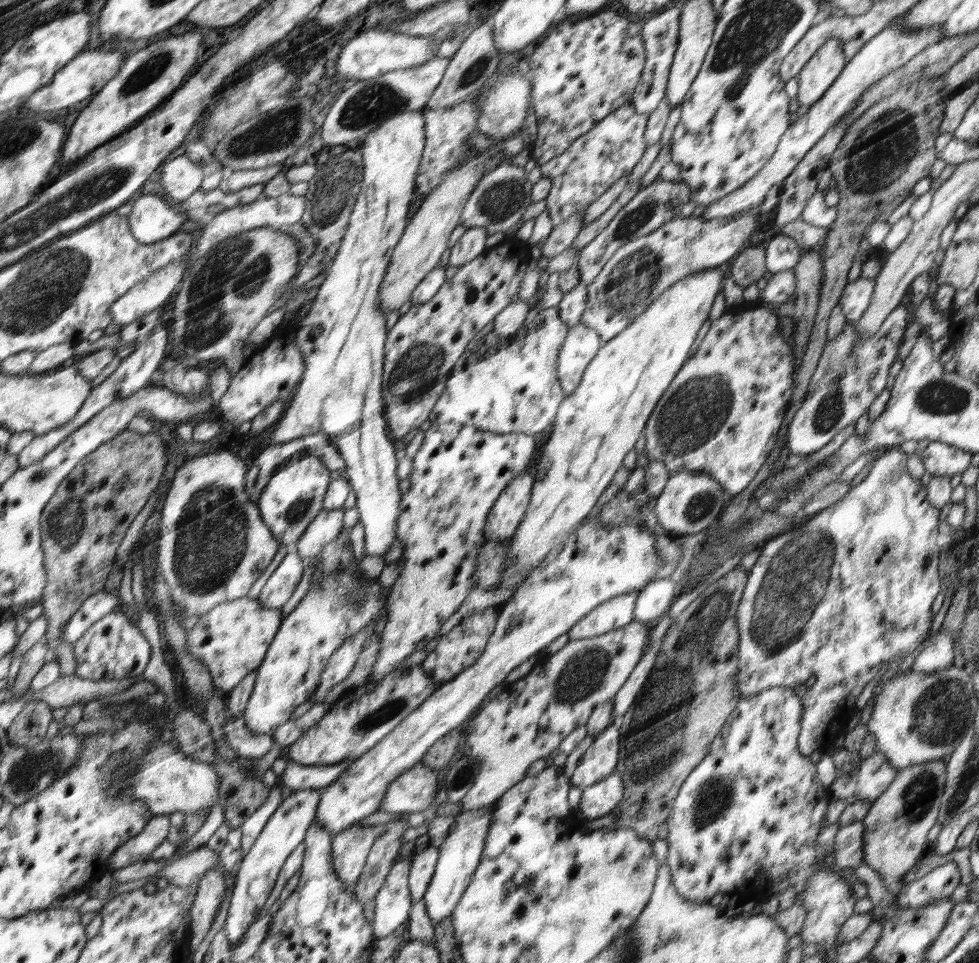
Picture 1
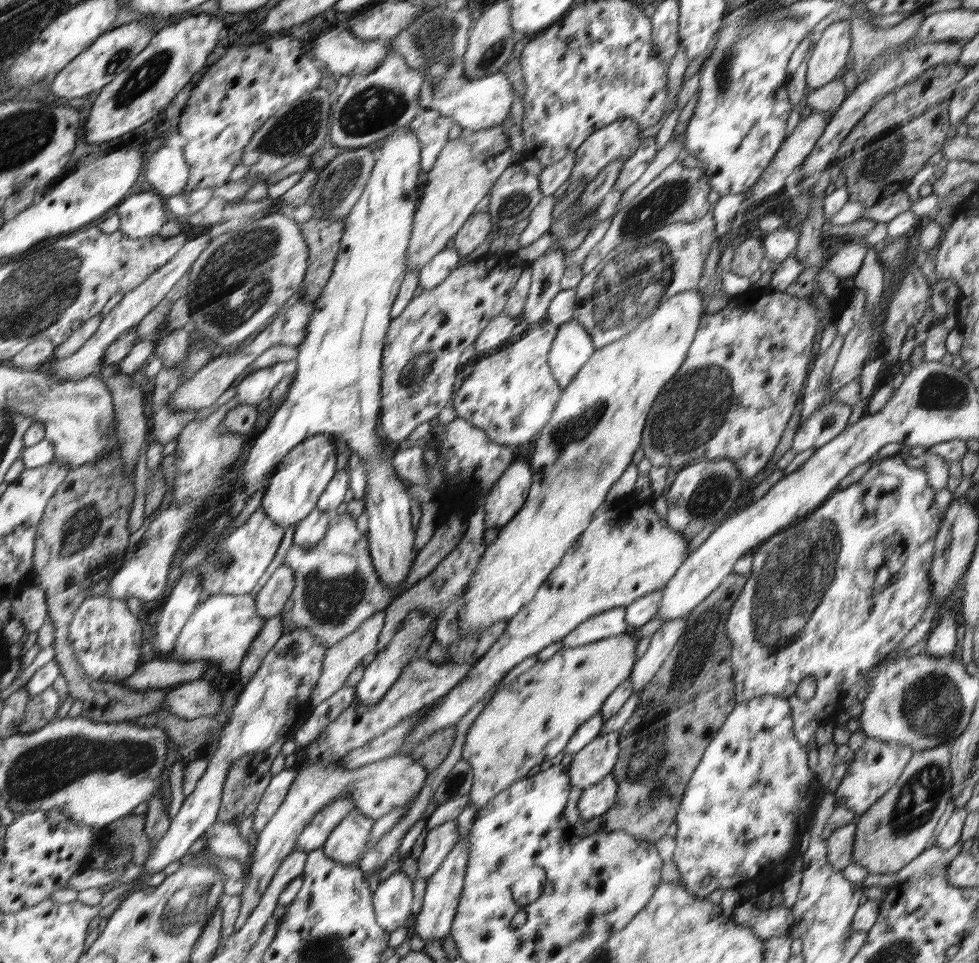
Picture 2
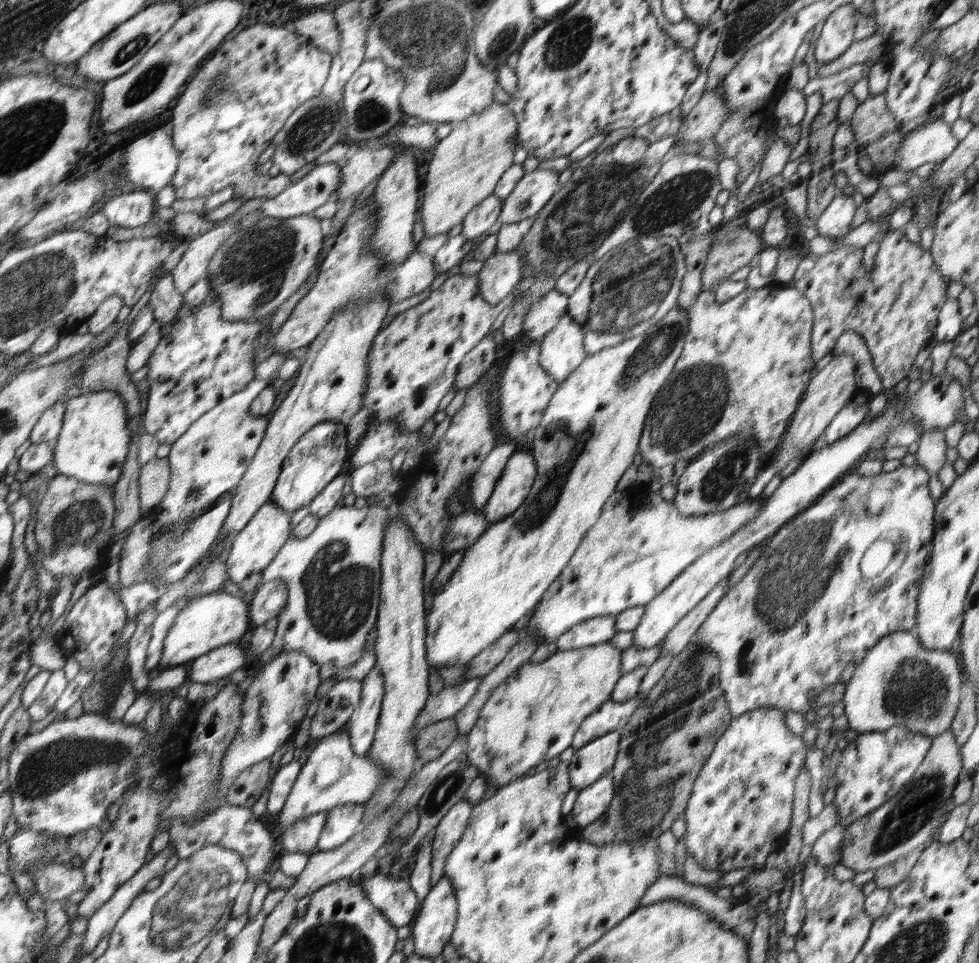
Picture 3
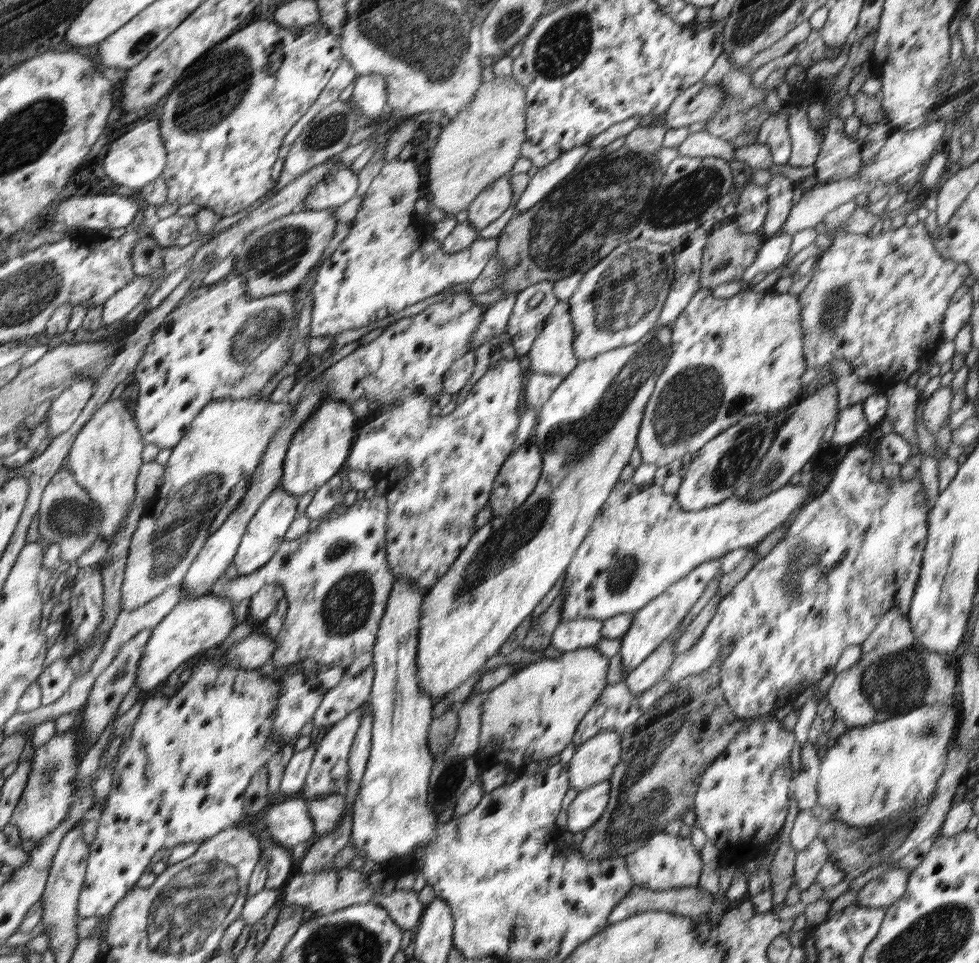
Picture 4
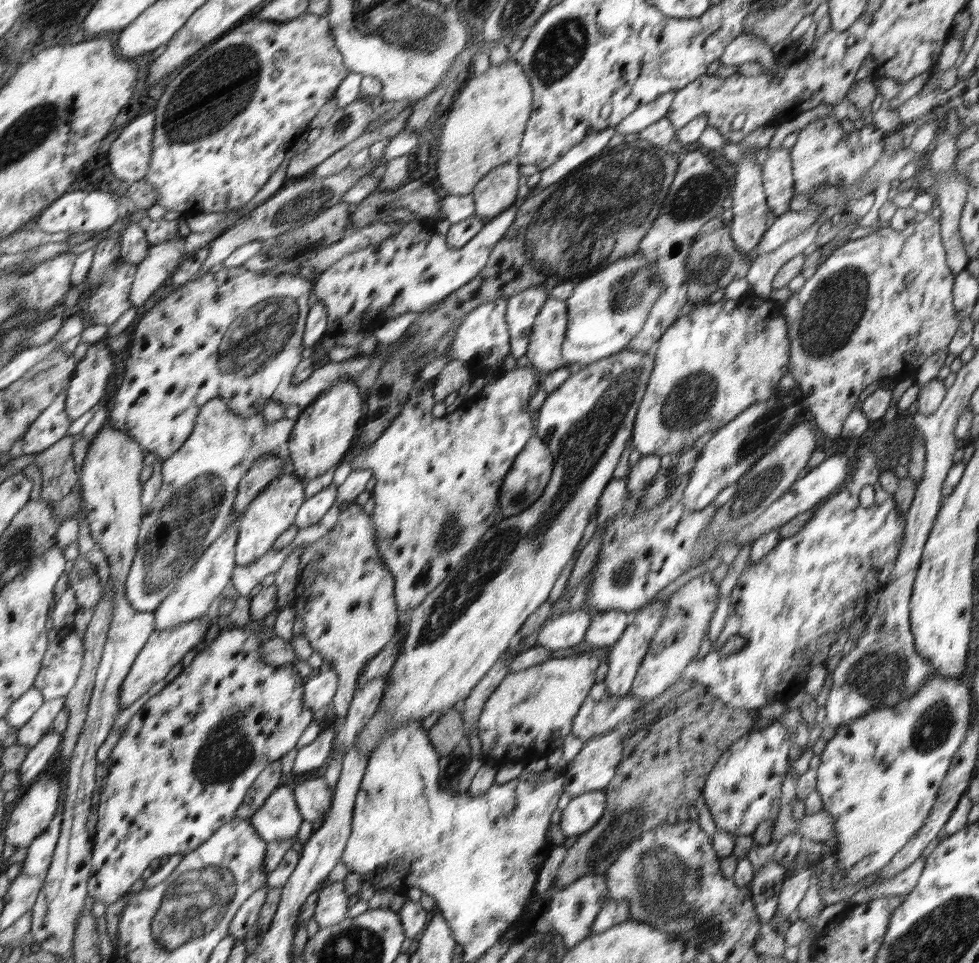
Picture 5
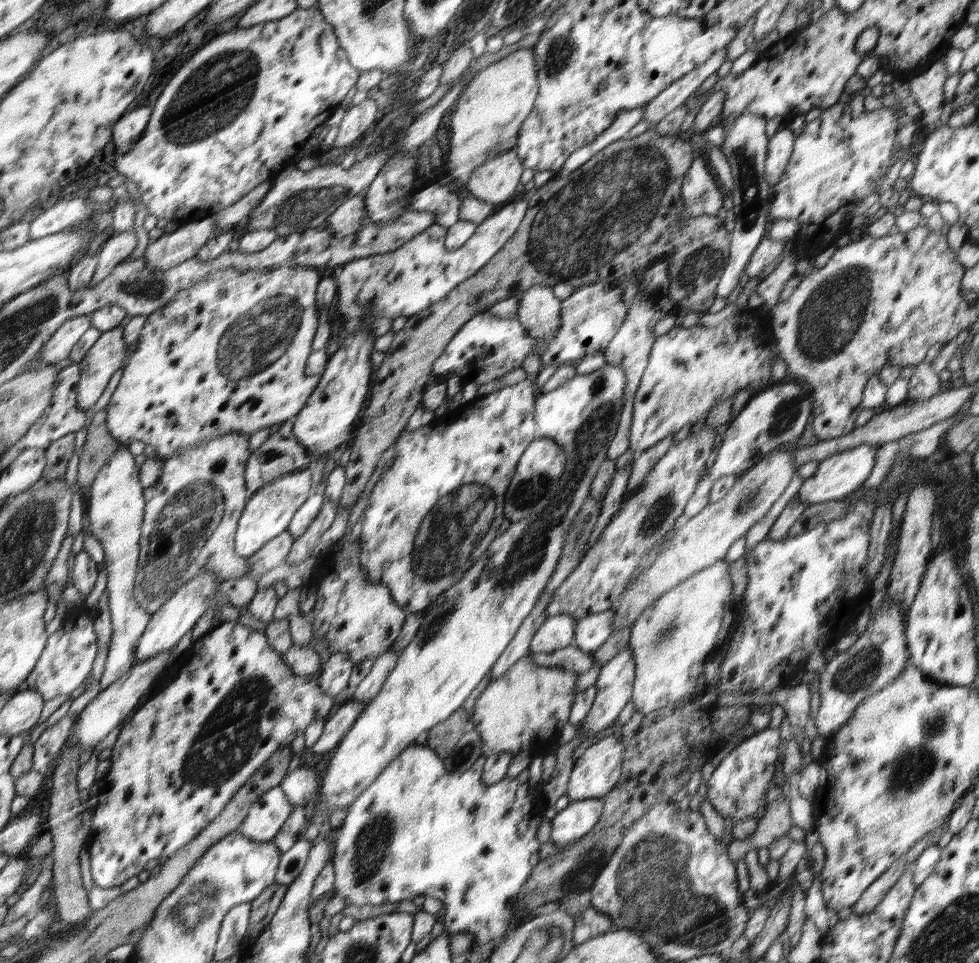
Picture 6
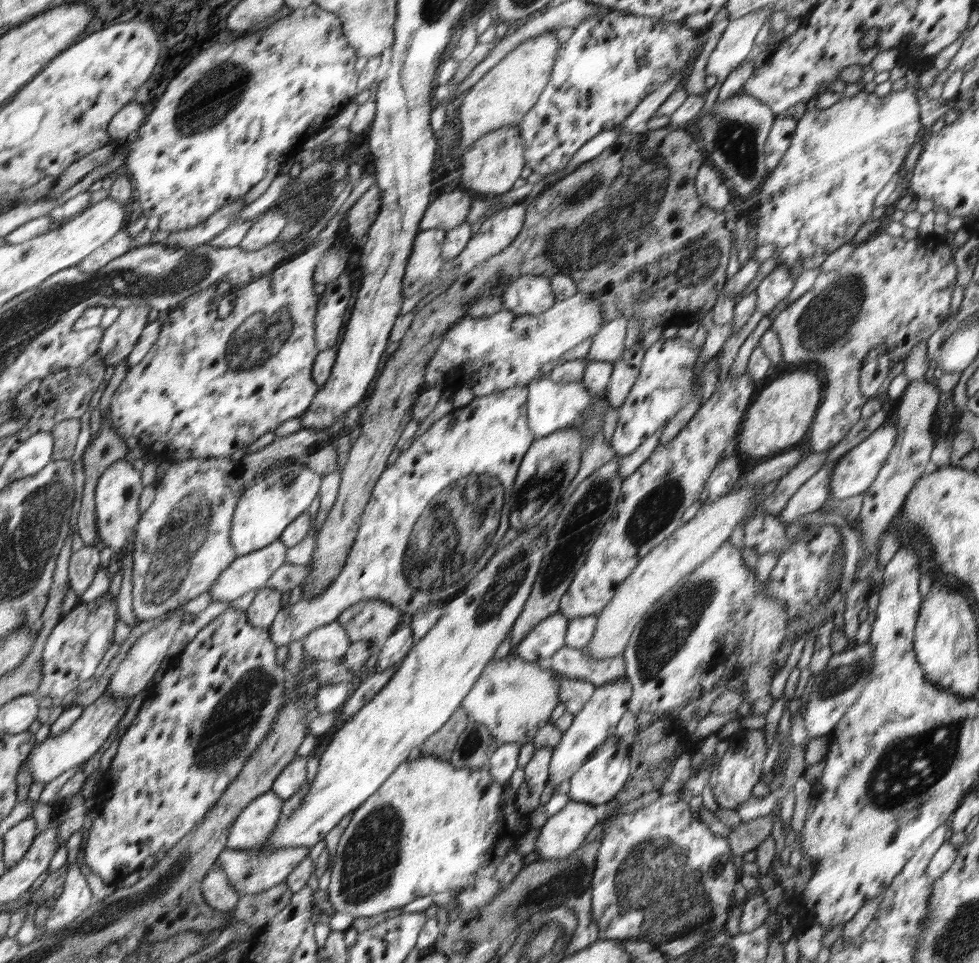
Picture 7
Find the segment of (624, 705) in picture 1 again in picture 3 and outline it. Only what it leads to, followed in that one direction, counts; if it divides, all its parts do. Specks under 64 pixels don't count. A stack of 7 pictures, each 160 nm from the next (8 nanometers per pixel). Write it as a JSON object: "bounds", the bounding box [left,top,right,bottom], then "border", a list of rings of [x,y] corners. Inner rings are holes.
{"bounds":[660,577,728,656],"border":[[[727,577],[718,583],[692,611],[689,612],[664,639],[661,640],[660,655],[664,656],[671,652],[678,654],[688,643],[692,641],[695,632],[699,626],[706,620],[710,611],[716,606],[716,603],[728,592]]]}

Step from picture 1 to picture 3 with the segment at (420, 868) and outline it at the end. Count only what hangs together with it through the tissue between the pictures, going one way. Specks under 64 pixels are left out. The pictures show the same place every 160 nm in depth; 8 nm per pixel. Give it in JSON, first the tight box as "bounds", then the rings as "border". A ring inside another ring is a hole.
{"bounds":[430,798,474,888],"border":[[[463,798],[452,806],[437,824],[434,831],[434,842],[432,842],[430,888],[444,876],[445,862],[467,830],[474,806],[473,802]]]}

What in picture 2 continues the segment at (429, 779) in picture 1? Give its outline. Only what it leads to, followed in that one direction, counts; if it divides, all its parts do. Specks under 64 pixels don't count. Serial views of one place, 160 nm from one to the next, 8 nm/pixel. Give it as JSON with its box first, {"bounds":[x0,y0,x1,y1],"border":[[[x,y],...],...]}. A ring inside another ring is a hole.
{"bounds":[233,755,429,930],"border":[[[392,755],[381,762],[360,766],[352,771],[350,769],[346,771],[339,760],[331,760],[330,763],[319,760],[318,763],[302,765],[293,787],[289,789],[289,794],[285,796],[276,814],[254,842],[254,852],[249,860],[249,866],[246,867],[247,881],[239,892],[241,907],[233,930],[240,930],[248,922],[249,916],[261,902],[262,895],[265,894],[275,873],[290,853],[296,850],[298,837],[312,822],[314,815],[319,814],[338,797],[348,797],[355,802],[356,808],[362,814],[373,819],[381,818],[390,811],[405,806],[422,791],[426,777],[429,776],[429,771],[416,761],[410,756]]]}

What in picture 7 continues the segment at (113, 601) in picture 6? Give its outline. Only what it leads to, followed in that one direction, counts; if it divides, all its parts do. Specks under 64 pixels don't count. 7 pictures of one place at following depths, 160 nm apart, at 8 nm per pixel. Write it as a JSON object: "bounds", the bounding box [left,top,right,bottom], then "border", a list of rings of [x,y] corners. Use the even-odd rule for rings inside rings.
{"bounds":[95,459,145,564],"border":[[[120,459],[111,464],[100,475],[95,488],[95,517],[99,542],[111,548],[115,553],[113,559],[120,564],[120,552],[135,534],[138,524],[145,512],[138,512],[138,502],[144,488],[141,483],[141,472],[134,468],[134,463]]]}

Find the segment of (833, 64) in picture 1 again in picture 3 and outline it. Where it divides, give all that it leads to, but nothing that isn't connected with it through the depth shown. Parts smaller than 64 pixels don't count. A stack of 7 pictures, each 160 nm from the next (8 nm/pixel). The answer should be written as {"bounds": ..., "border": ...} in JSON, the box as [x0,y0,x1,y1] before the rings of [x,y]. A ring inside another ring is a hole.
{"bounds":[814,2,857,63],"border":[[[857,2],[838,7],[822,26],[820,36],[815,40],[814,58],[816,63],[832,63],[853,43],[853,34],[856,24]]]}

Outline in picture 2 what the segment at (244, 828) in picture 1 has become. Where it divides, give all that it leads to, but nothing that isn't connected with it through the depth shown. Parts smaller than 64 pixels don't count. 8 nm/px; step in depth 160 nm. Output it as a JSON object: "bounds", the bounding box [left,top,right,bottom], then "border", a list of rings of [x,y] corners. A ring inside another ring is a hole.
{"bounds":[252,768,297,835],"border":[[[292,768],[282,770],[274,776],[266,791],[262,795],[260,804],[254,811],[255,817],[252,832],[256,835],[260,835],[262,830],[268,824],[269,820],[273,818],[281,804],[285,800],[285,796],[289,794],[289,789],[293,787],[294,780],[297,779],[297,770]]]}

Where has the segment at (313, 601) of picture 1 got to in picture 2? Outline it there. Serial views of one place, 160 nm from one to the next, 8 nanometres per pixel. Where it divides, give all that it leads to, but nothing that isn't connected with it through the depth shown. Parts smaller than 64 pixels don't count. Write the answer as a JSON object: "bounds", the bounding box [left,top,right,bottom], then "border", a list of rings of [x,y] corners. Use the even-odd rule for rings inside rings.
{"bounds":[141,629,328,876],"border":[[[294,629],[282,633],[282,636],[276,641],[276,644],[267,652],[256,674],[247,682],[242,692],[237,696],[238,701],[234,705],[229,720],[225,728],[220,733],[218,744],[212,750],[211,758],[208,762],[208,768],[200,780],[196,789],[184,799],[179,812],[170,819],[168,830],[164,837],[158,840],[156,848],[151,849],[150,855],[146,860],[141,861],[143,871],[141,876],[151,876],[160,872],[170,862],[180,860],[182,856],[189,852],[190,847],[201,838],[206,831],[215,823],[218,818],[218,811],[221,806],[221,796],[225,790],[226,776],[228,770],[236,764],[235,760],[256,752],[264,752],[270,748],[278,739],[288,733],[288,728],[296,721],[298,708],[310,700],[310,692],[316,690],[320,682],[321,671],[324,670],[325,655],[328,654],[328,647],[318,643],[318,640],[311,635],[308,629]]]}

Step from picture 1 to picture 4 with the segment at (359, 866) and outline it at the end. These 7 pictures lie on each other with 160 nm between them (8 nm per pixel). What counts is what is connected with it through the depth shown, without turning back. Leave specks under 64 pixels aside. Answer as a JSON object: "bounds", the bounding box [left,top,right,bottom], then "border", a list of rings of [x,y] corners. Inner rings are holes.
{"bounds":[306,794,347,839],"border":[[[329,794],[321,798],[306,800],[309,812],[314,820],[316,839],[326,837],[343,820],[347,811],[347,800],[344,794]]]}

